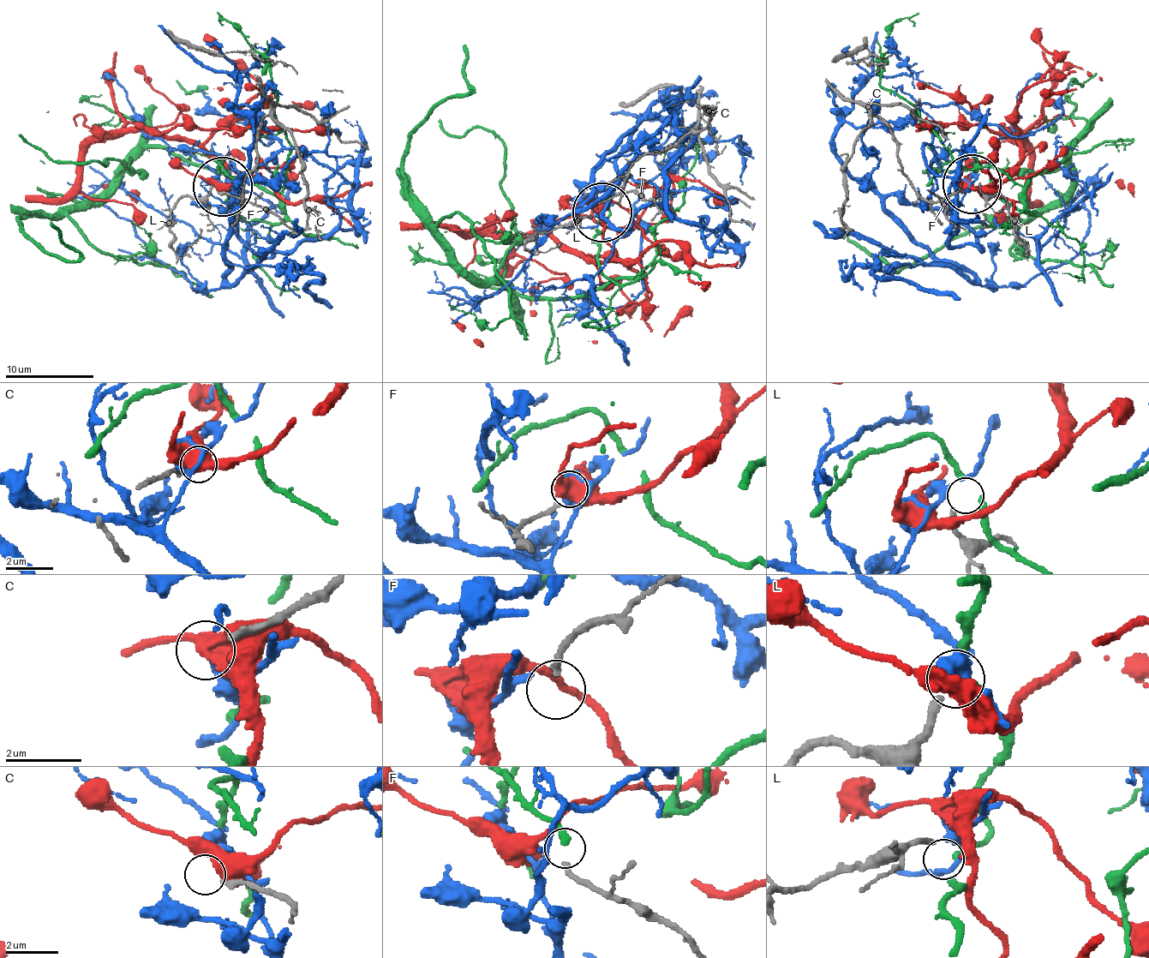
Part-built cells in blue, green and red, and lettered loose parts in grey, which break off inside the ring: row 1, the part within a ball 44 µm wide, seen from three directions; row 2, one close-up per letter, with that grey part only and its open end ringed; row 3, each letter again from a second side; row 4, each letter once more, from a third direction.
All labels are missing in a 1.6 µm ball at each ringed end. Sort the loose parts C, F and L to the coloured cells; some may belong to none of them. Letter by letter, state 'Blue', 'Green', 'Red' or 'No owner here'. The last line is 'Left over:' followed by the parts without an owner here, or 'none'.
C: No owner here
F: No owner here
L: No owner here
Left over: C, F, L

